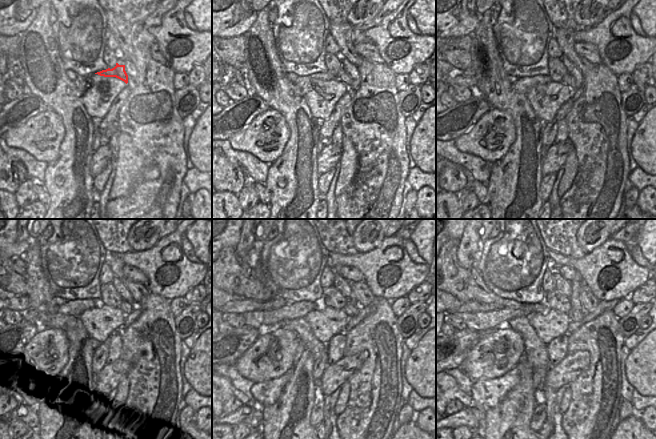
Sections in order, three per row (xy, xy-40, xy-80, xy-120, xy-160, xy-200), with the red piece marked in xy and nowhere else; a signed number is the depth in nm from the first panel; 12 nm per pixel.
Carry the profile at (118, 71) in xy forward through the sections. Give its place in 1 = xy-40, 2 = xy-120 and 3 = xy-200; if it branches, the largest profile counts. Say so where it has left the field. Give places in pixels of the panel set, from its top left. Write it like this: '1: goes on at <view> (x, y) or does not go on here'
1: goes on at xy-40 (302, 83)
2: goes on at xy-120 (76, 308)
3: goes on at xy-200 (483, 322)

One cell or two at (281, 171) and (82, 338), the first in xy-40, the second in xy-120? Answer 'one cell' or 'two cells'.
one cell

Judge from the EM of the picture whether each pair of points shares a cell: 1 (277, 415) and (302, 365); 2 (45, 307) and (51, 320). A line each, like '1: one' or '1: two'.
1: one
2: one

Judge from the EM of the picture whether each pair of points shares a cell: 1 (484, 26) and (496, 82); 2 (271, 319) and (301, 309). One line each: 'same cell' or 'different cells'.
1: same cell
2: same cell

